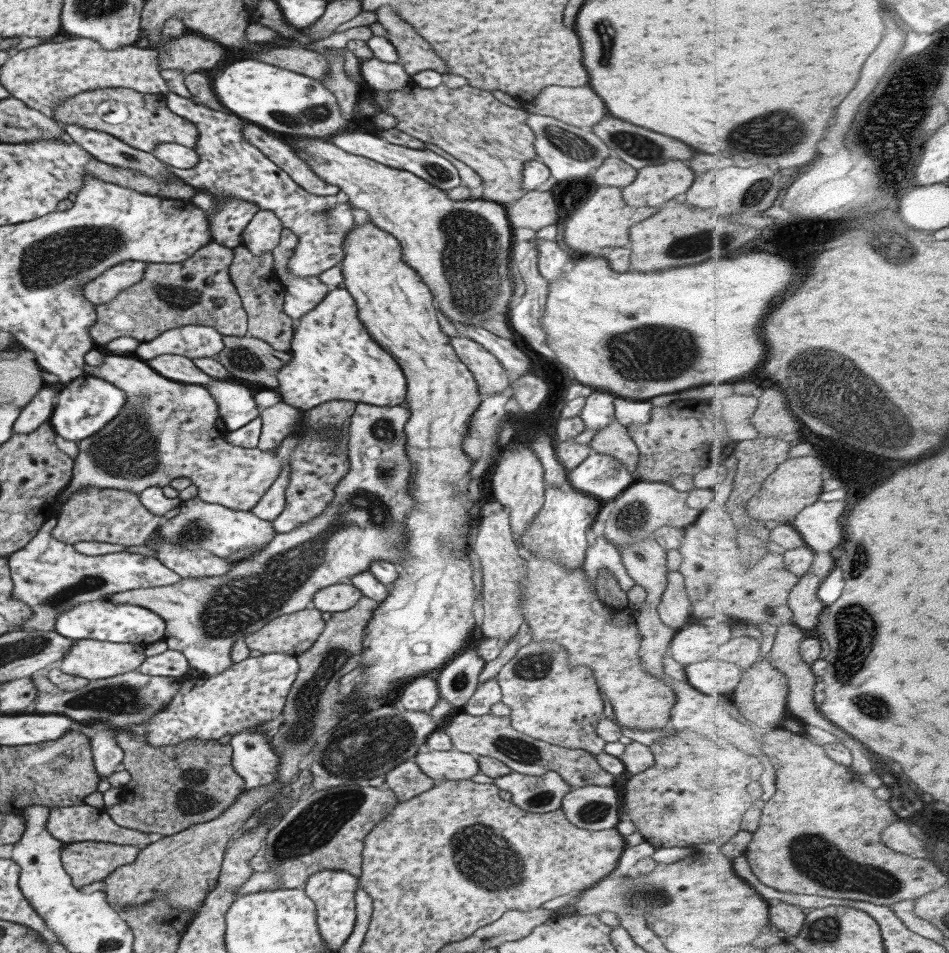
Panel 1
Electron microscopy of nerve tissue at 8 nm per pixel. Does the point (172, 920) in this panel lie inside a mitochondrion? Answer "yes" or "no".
no

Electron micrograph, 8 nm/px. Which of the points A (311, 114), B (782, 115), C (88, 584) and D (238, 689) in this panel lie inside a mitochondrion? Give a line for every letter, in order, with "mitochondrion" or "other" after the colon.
A: mitochondrion
B: mitochondrion
C: mitochondrion
D: other

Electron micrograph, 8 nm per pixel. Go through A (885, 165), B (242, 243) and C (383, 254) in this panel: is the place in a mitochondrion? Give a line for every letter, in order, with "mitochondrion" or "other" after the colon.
A: other
B: other
C: other

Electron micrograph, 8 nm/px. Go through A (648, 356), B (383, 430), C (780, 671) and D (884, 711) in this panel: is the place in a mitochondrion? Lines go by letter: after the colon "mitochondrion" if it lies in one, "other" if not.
A: mitochondrion
B: mitochondrion
C: other
D: mitochondrion

